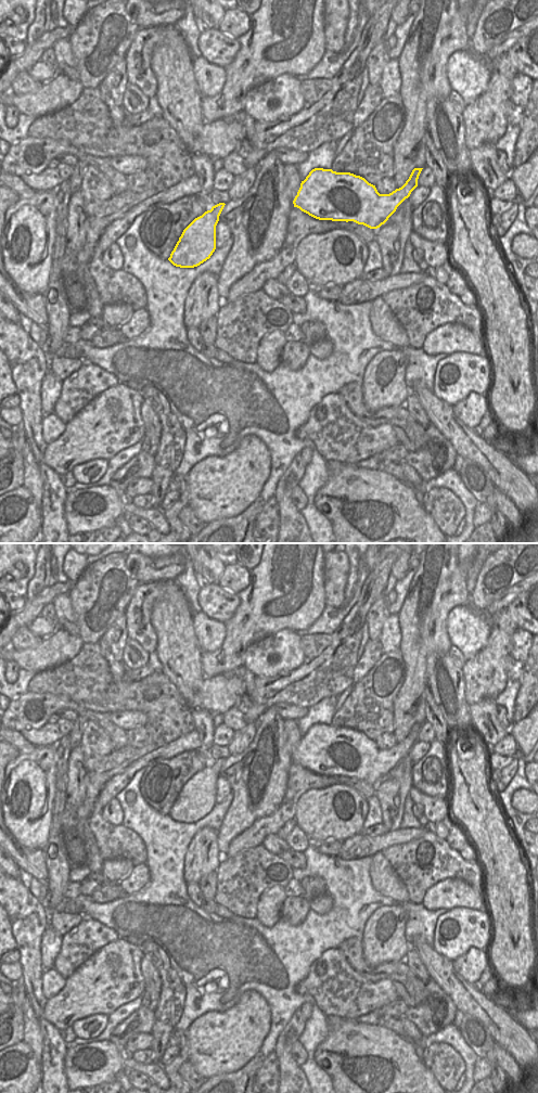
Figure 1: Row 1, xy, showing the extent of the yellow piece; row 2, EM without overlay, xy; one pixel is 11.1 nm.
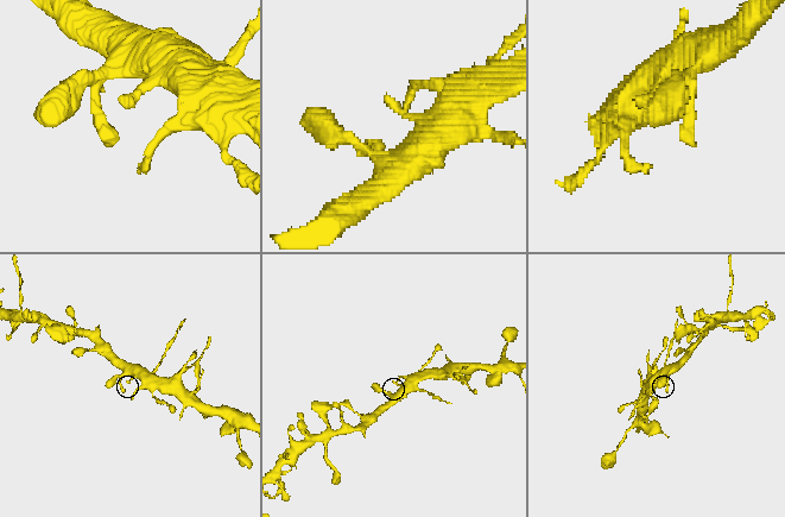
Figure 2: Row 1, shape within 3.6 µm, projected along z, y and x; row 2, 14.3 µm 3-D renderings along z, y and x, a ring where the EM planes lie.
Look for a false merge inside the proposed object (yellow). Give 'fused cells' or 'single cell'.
fused cells

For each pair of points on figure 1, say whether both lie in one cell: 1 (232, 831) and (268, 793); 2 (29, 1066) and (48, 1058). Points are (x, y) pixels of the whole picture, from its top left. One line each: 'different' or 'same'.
1: same
2: different

